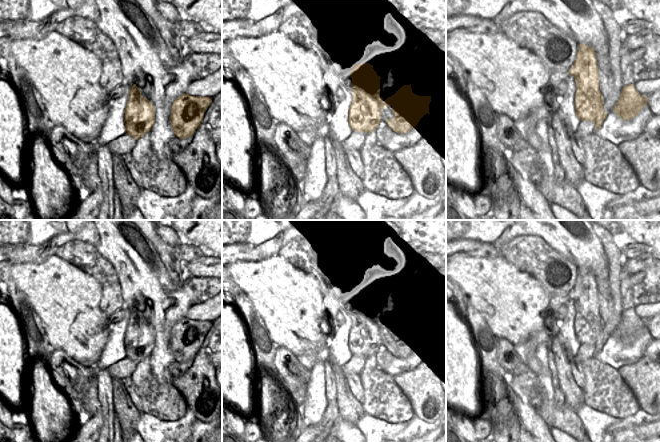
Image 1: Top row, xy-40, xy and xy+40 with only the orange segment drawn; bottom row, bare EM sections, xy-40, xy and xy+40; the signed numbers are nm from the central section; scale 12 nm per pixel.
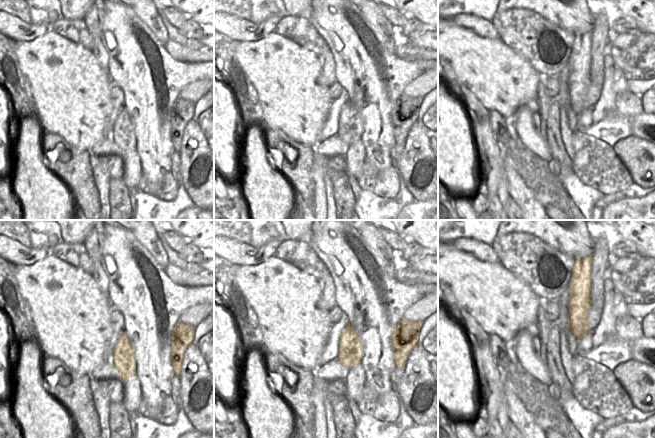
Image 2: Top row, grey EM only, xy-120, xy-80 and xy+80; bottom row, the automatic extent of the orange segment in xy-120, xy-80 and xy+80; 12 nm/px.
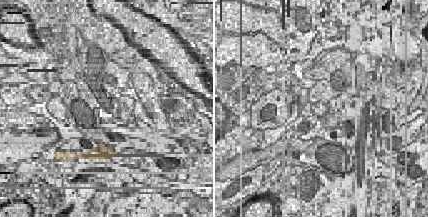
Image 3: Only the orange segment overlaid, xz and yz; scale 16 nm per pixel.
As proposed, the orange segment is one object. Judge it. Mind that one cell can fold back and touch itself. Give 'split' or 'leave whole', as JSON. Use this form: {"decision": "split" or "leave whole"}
{"decision": "leave whole"}

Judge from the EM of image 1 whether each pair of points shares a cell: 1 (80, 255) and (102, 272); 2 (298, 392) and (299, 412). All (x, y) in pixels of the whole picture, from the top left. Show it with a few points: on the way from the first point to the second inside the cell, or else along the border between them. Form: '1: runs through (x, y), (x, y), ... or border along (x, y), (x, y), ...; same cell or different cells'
1: runs through (85, 256), (97, 267); same cell
2: border along (287, 394), (290, 394), (299, 403), (304, 403); different cells

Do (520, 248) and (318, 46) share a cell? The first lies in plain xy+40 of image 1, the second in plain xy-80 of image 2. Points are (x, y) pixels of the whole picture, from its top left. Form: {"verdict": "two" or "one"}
{"verdict": "one"}

